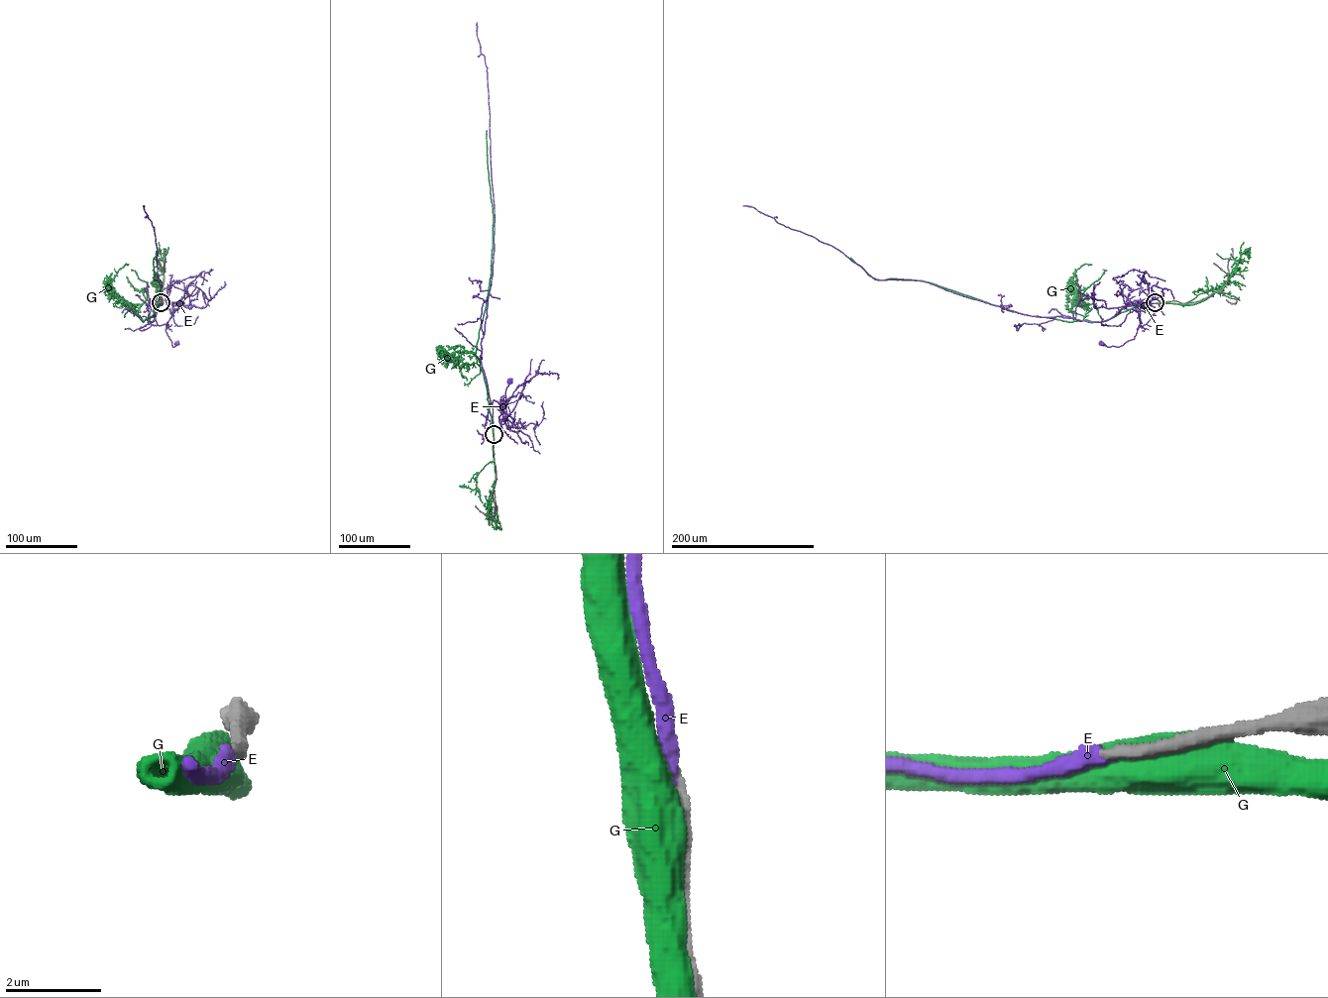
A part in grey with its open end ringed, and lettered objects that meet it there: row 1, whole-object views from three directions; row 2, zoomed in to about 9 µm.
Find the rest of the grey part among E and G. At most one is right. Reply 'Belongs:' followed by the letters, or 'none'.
Belongs: E

